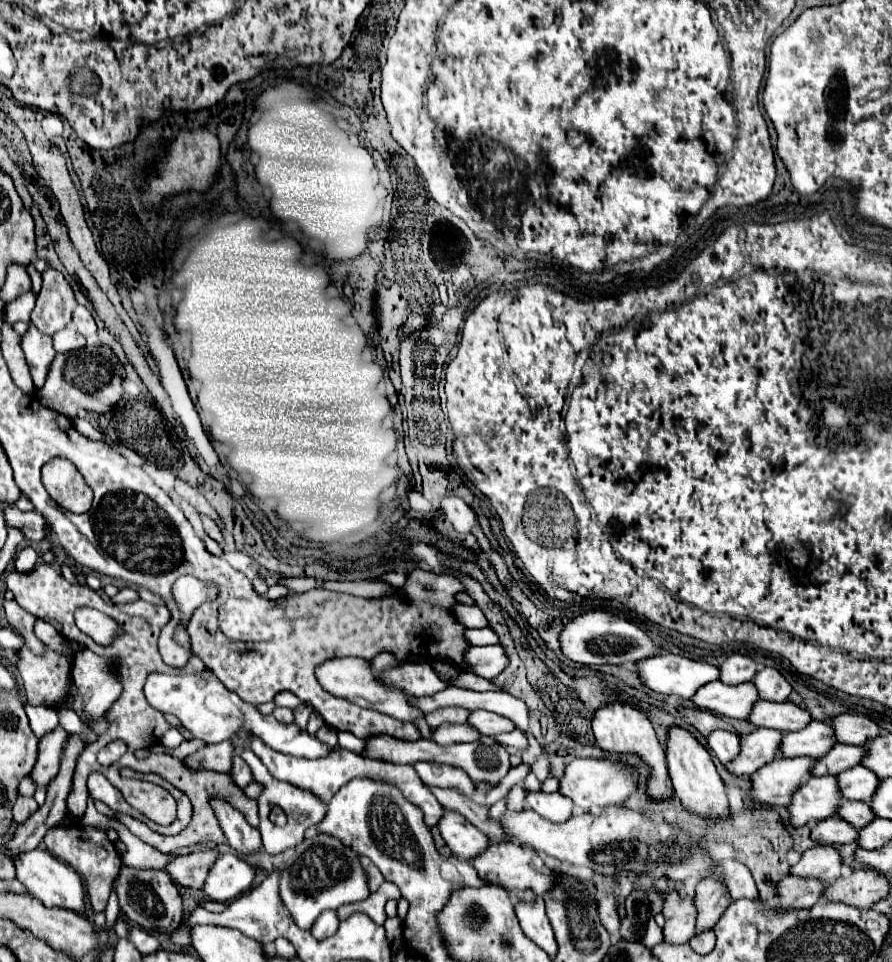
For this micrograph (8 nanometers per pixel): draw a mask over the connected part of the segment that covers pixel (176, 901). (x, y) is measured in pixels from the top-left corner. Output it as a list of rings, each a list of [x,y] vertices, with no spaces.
[[[122,865],[116,881],[114,891],[118,897],[118,905],[124,911],[124,915],[148,931],[174,931],[180,925],[182,919],[182,899],[178,895],[176,885],[164,871],[156,869],[132,869],[128,865]]]

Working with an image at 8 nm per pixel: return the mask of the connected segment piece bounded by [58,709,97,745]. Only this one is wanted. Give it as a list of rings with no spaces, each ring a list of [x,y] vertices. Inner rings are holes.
[[[67,709],[60,712],[58,712],[59,724],[62,725],[66,731],[79,734],[84,739],[86,745],[96,741],[97,736],[95,733],[84,728],[81,720],[73,710]]]

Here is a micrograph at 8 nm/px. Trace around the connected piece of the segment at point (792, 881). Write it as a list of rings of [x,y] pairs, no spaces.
[[[784,877],[778,887],[776,893],[780,897],[778,907],[782,909],[810,909],[822,895],[822,891],[826,889],[824,881],[816,881],[814,877]]]

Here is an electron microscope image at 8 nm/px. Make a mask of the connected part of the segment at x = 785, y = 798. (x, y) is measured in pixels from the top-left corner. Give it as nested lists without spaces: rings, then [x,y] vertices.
[[[782,757],[760,767],[752,775],[752,801],[760,805],[784,805],[786,807],[788,801],[792,801],[792,793],[796,793],[796,789],[800,789],[800,785],[804,785],[812,777],[814,763],[816,759],[810,759],[810,757],[792,757],[792,759]]]

